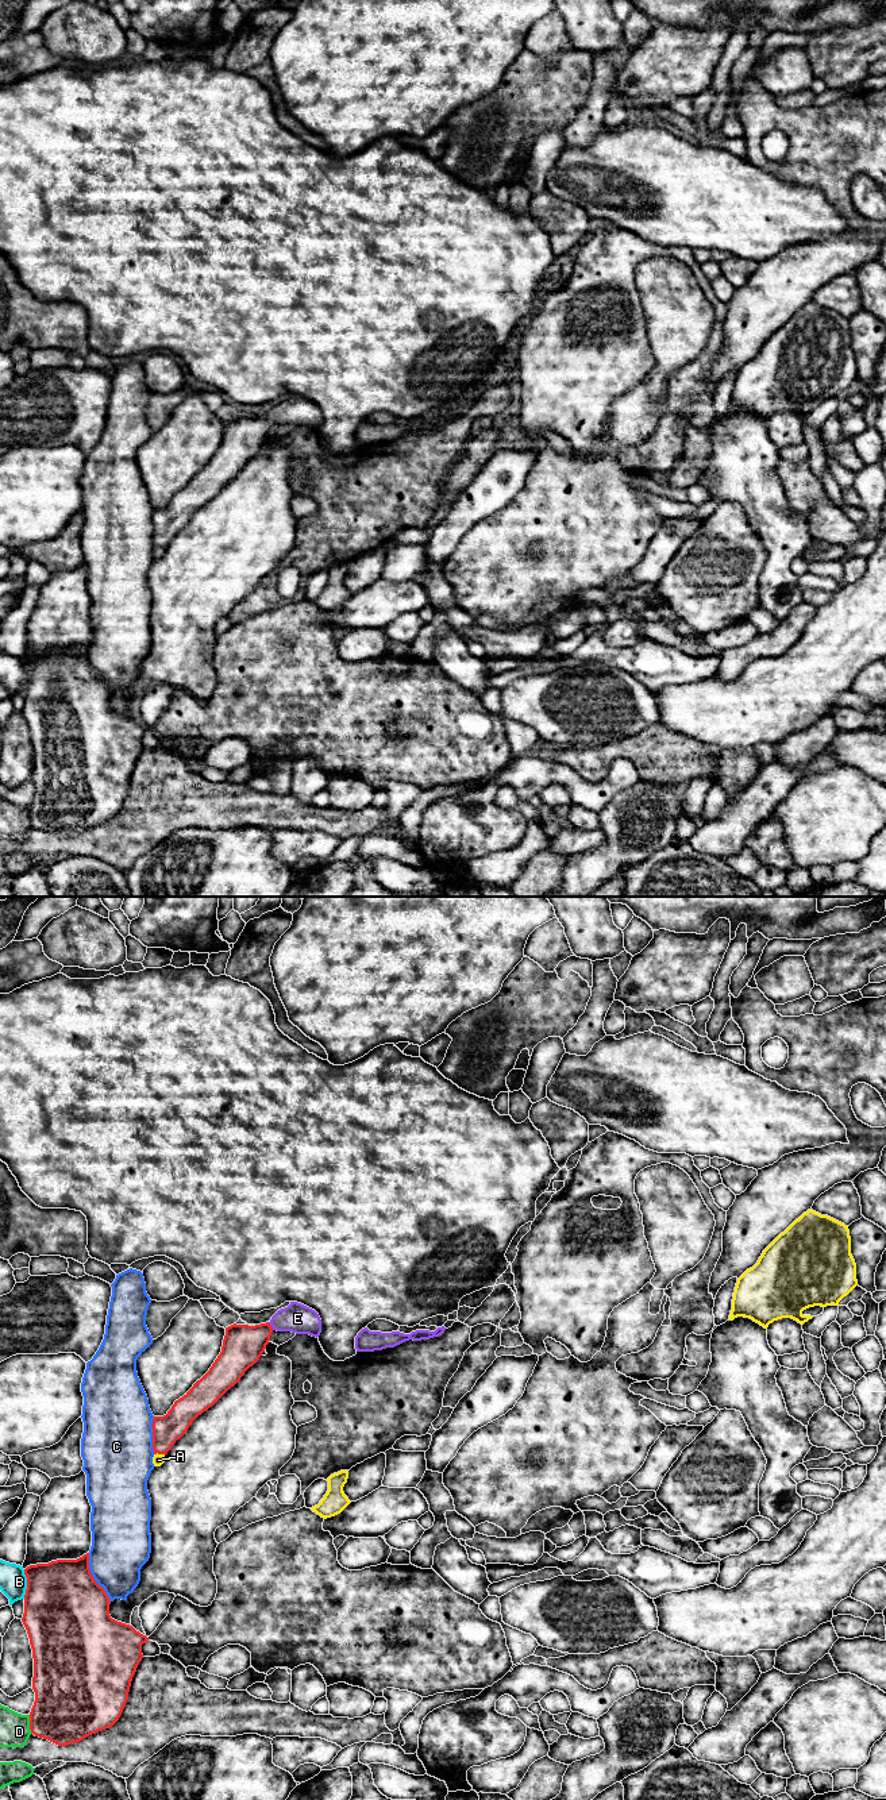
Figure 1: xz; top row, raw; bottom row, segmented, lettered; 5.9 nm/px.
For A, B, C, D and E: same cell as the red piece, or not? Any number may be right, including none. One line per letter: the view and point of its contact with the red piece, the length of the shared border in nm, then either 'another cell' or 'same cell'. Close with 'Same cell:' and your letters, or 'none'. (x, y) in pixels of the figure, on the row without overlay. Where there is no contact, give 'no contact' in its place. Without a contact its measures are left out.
A: xz (158, 546) | 60 nm | another cell
B: xz (27, 677) | 180 nm | another cell
C: xz (92, 670) | 320 nm | another cell
D: xz (30, 817) | 120 nm | another cell
E: xz (270, 419) | 60 nm | same cell
Same cell: E

